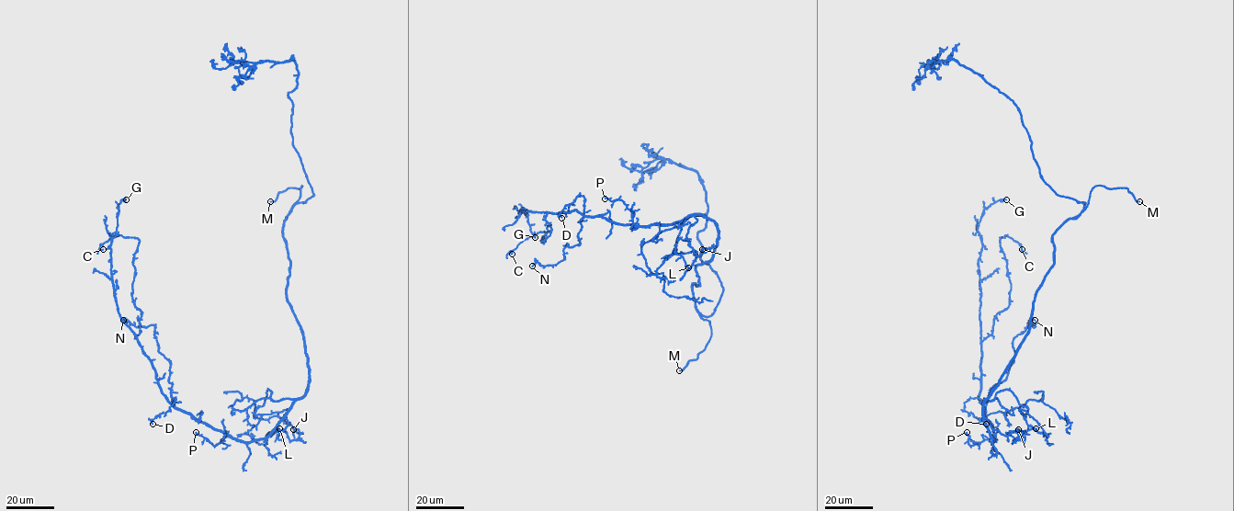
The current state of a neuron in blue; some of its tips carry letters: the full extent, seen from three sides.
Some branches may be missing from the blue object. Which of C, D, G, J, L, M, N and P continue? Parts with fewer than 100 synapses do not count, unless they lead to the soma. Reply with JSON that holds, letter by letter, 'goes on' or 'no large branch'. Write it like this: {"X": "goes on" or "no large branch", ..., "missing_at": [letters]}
{"C": "no large branch", "D": "no large branch", "G": "no large branch", "J": "no large branch", "L": "no large branch", "M": "goes on", "N": "no large branch", "P": "no large branch", "missing_at": ["M"]}

